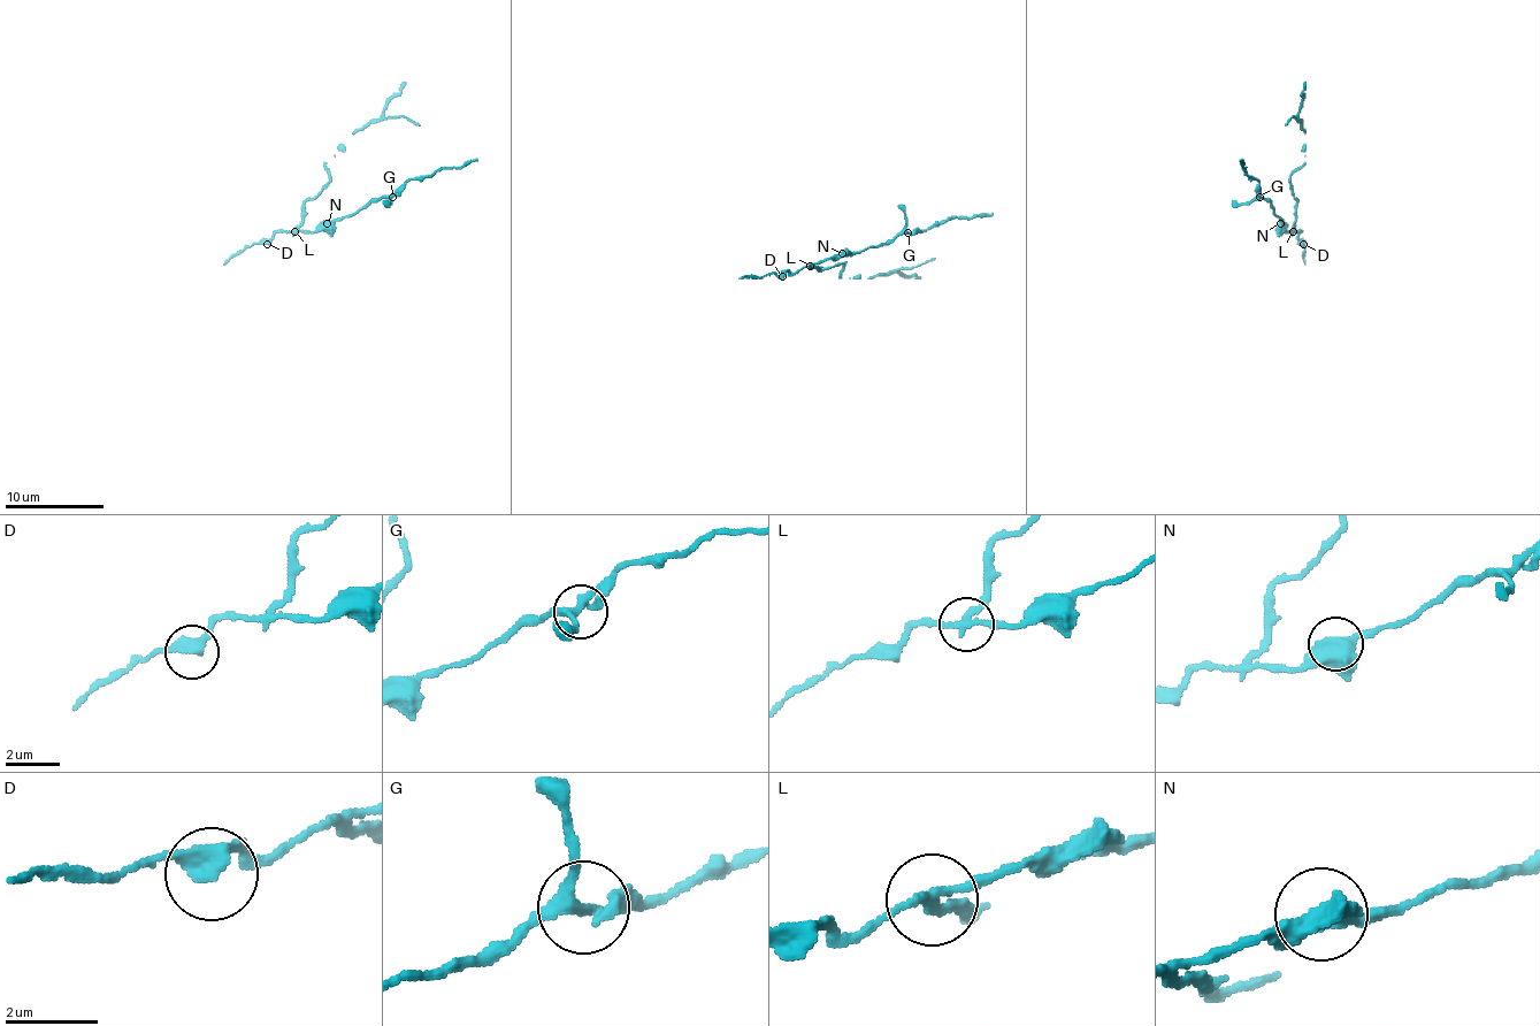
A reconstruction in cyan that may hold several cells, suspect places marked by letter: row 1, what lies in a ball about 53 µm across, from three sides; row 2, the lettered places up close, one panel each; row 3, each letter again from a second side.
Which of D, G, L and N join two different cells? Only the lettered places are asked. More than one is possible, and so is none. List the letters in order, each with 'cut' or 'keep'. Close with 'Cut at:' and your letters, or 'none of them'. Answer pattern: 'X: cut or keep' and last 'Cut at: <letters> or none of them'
D: keep
G: keep
L: cut
N: keep
Cut at: L

